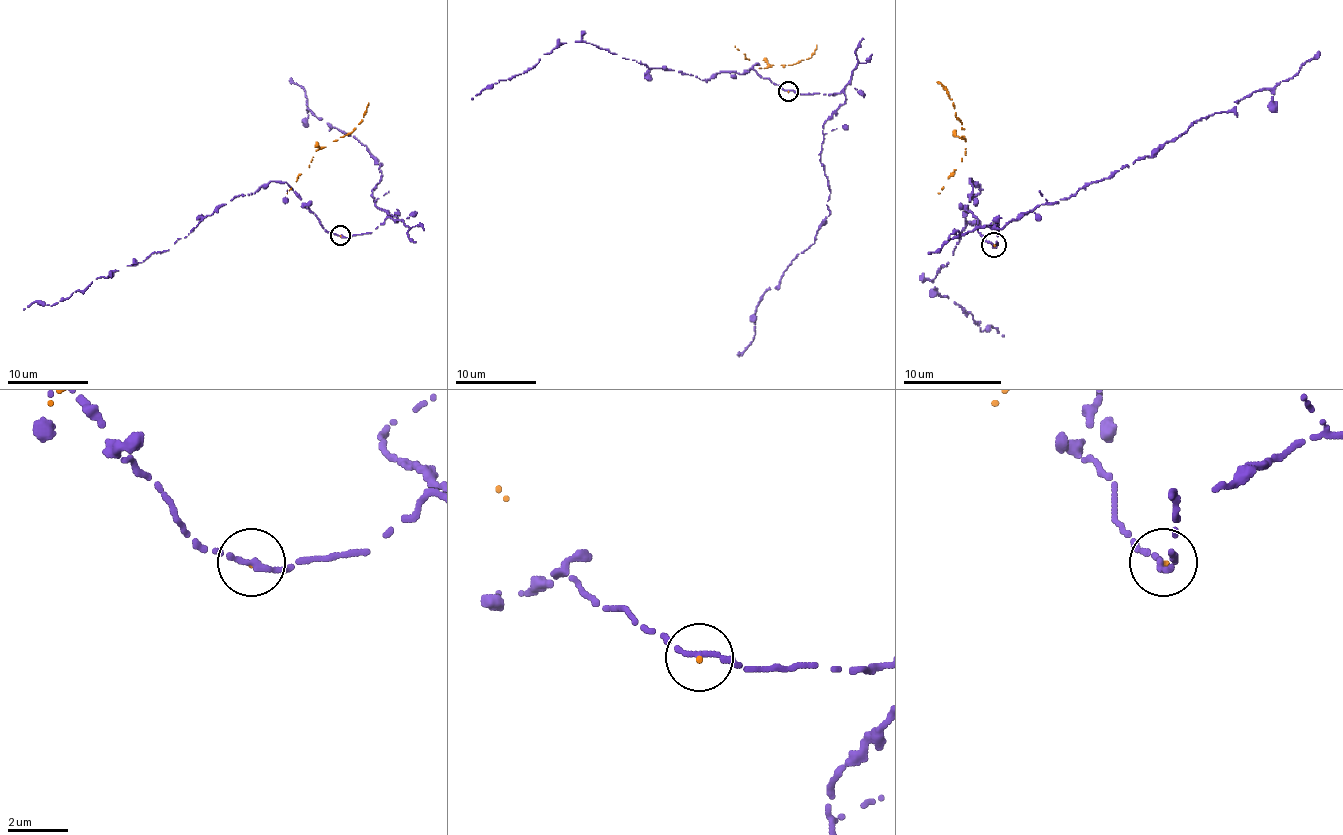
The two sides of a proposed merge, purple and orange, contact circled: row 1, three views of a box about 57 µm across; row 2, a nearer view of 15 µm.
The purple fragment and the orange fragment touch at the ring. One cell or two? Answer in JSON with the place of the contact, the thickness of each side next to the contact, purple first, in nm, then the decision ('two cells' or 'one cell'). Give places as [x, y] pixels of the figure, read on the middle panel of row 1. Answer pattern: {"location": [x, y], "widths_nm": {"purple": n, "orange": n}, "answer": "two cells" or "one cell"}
{"location": [788, 91], "widths_nm": {"purple": 180, "orange": 100}, "answer": "one cell"}

